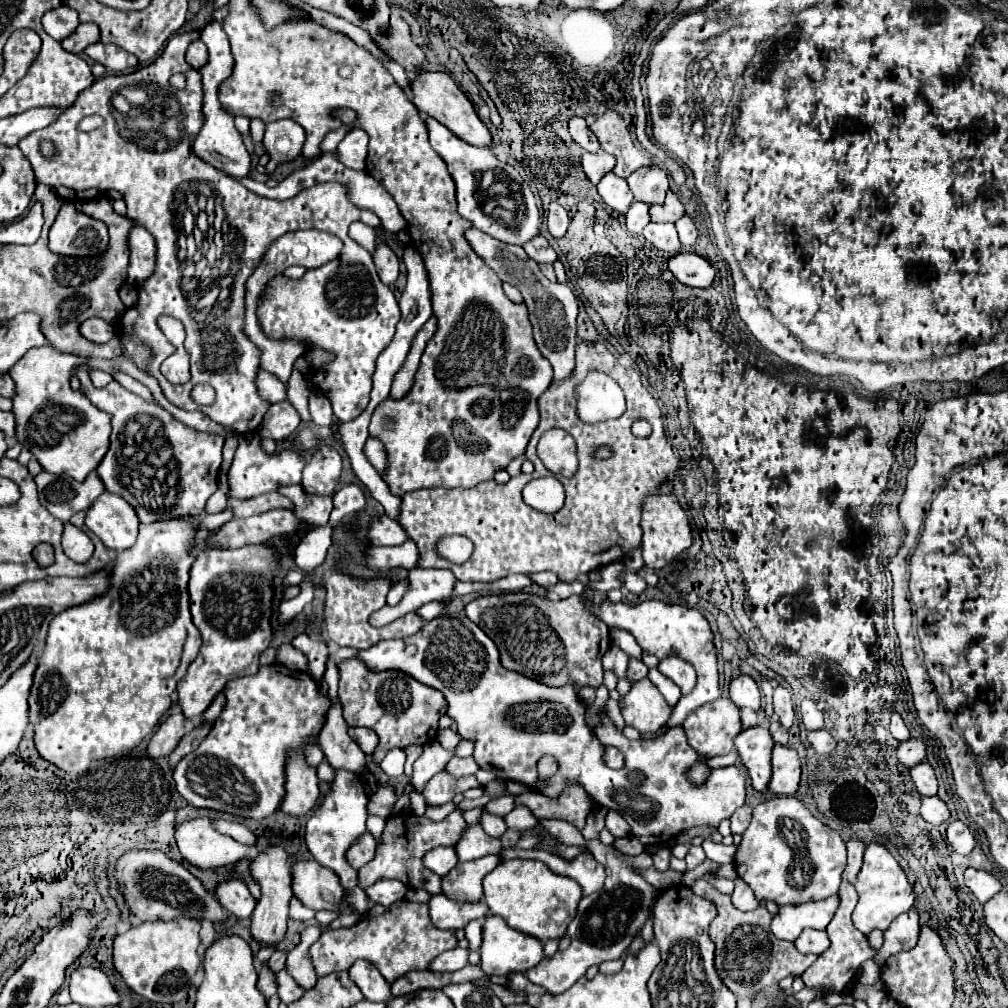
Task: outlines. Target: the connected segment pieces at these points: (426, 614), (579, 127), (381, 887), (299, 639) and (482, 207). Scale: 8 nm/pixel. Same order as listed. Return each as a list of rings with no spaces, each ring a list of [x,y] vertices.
[[[436,600],[436,602],[430,602],[430,604],[424,604],[420,610],[416,610],[418,614],[422,614],[422,618],[426,620],[426,622],[430,622],[430,620],[434,620],[434,618],[438,618],[442,612],[444,612],[444,608],[446,608],[446,604],[444,602],[440,602],[440,600]]]
[[[570,118],[568,120],[568,130],[570,130],[570,136],[574,142],[578,142],[586,152],[598,152],[600,150],[600,142],[598,138],[592,134],[592,130],[588,128],[586,120],[584,118]]]
[[[380,880],[367,888],[365,892],[376,904],[388,907],[404,899],[407,889],[407,886],[398,880]]]
[[[302,632],[292,640],[292,646],[296,646],[300,652],[304,652],[304,656],[308,658],[308,664],[310,664],[308,674],[312,678],[316,678],[316,682],[320,682],[324,676],[324,670],[326,670],[326,662],[328,662],[326,640],[312,640],[310,634]]]
[[[426,118],[426,126],[430,132],[432,148],[448,164],[448,172],[456,182],[460,216],[470,220],[474,228],[502,242],[522,246],[524,242],[532,240],[540,232],[540,212],[534,194],[530,186],[522,180],[520,172],[510,164],[500,162],[488,150],[464,142],[434,118]]]

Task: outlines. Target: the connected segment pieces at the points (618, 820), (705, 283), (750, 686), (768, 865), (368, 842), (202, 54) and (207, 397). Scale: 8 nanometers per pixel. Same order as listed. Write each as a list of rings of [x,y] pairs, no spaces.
[[[608,810],[608,814],[606,814],[606,826],[608,826],[608,830],[610,830],[616,838],[622,838],[622,836],[626,836],[626,834],[630,832],[628,822],[626,822],[618,812],[614,812],[614,810]]]
[[[680,252],[668,260],[670,272],[686,286],[694,288],[708,288],[716,276],[716,270],[712,264],[692,252]]]
[[[742,674],[738,678],[734,678],[730,682],[730,700],[738,706],[738,708],[752,708],[752,710],[760,710],[762,708],[762,694],[758,684]]]
[[[776,796],[754,808],[752,822],[748,830],[742,834],[742,842],[736,852],[736,870],[738,876],[754,890],[756,898],[772,900],[776,904],[806,904],[816,900],[826,900],[832,894],[838,894],[842,872],[846,868],[846,844],[840,834],[832,828],[824,826],[818,818],[814,818],[808,808],[794,796]]]
[[[370,832],[364,834],[364,838],[360,838],[360,842],[356,846],[352,846],[352,850],[348,850],[348,862],[360,870],[364,864],[368,864],[376,854],[376,840]]]
[[[196,40],[188,46],[188,52],[186,52],[186,58],[188,58],[188,64],[194,66],[194,68],[200,68],[204,64],[204,58],[208,58],[208,50],[206,50],[206,44],[202,40]]]
[[[194,386],[192,398],[198,404],[212,404],[214,402],[214,390],[210,386]]]

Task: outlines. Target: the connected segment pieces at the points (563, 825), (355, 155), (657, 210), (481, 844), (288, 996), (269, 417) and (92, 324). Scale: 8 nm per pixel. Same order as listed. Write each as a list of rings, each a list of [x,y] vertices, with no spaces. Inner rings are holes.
[[[539,820],[544,828],[560,843],[581,846],[584,837],[576,827],[562,820]]]
[[[360,128],[350,130],[338,144],[338,160],[352,170],[366,170],[368,134]]]
[[[668,190],[664,204],[652,204],[650,206],[652,222],[676,222],[682,214],[684,214],[684,206],[672,190]]]
[[[480,824],[473,825],[462,834],[460,842],[454,846],[458,860],[466,862],[466,860],[476,860],[488,854],[498,854],[500,852],[500,840],[498,838],[490,838]],[[490,840],[492,840],[492,848],[490,848]]]
[[[280,970],[280,972],[276,974],[276,980],[280,982],[278,996],[280,996],[280,1000],[282,1000],[284,1004],[292,1004],[292,1002],[300,999],[306,992],[291,976],[286,974],[286,970]]]
[[[280,402],[280,404],[272,404],[264,416],[264,422],[258,430],[258,434],[262,438],[272,438],[276,442],[288,438],[296,426],[300,424],[300,416],[294,412],[290,402]]]
[[[90,318],[82,322],[80,332],[86,340],[96,342],[96,344],[106,344],[112,338],[112,326],[102,318]]]

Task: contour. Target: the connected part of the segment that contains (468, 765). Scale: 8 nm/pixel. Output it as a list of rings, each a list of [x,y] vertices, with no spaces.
[[[454,756],[454,758],[446,764],[446,768],[444,768],[444,772],[448,772],[448,774],[450,774],[450,776],[454,776],[454,778],[474,776],[478,770],[480,770],[480,766],[476,764],[476,760],[474,760],[472,756],[470,756],[470,758]]]

